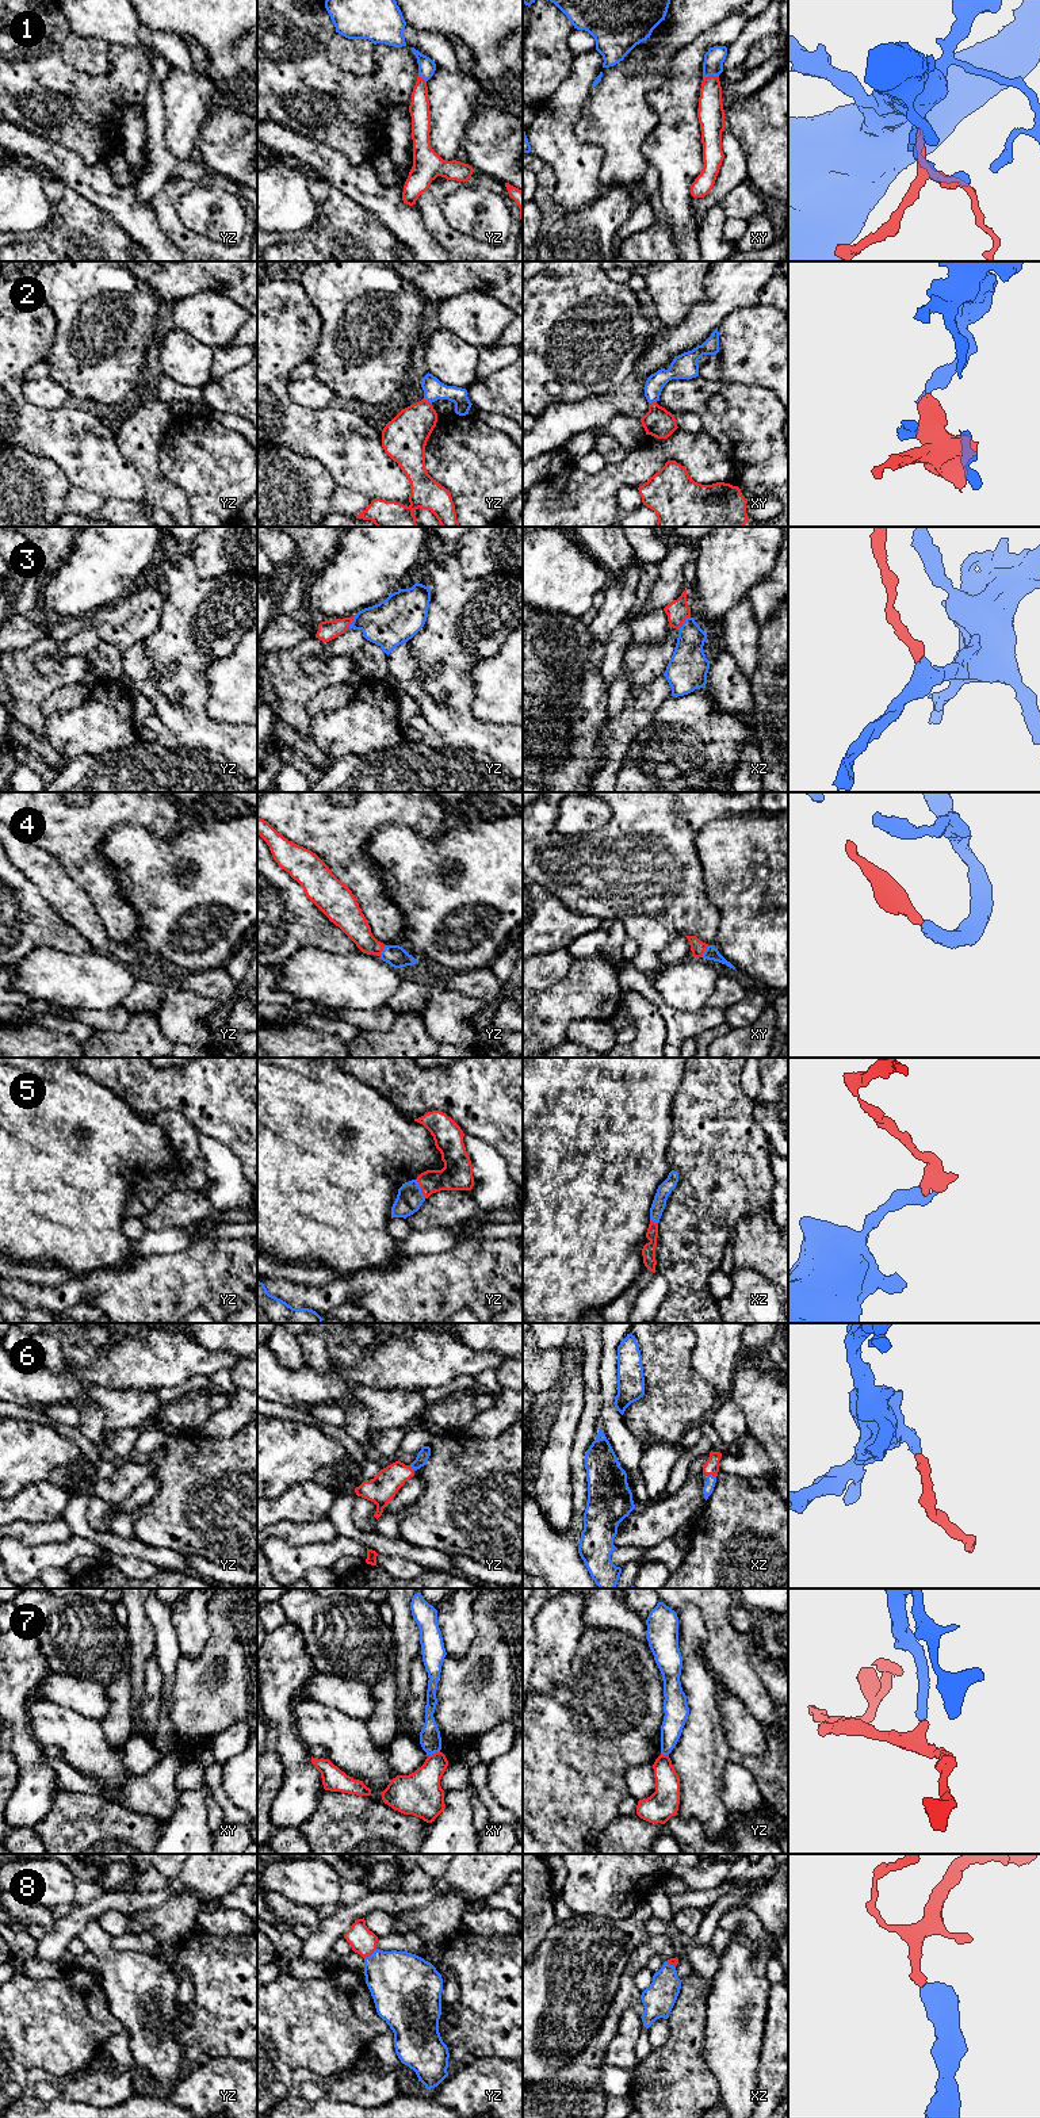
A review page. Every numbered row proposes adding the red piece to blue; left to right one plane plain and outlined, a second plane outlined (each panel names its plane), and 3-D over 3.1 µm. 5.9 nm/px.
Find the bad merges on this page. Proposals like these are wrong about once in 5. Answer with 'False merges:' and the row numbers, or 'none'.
False merges: 2, 7

